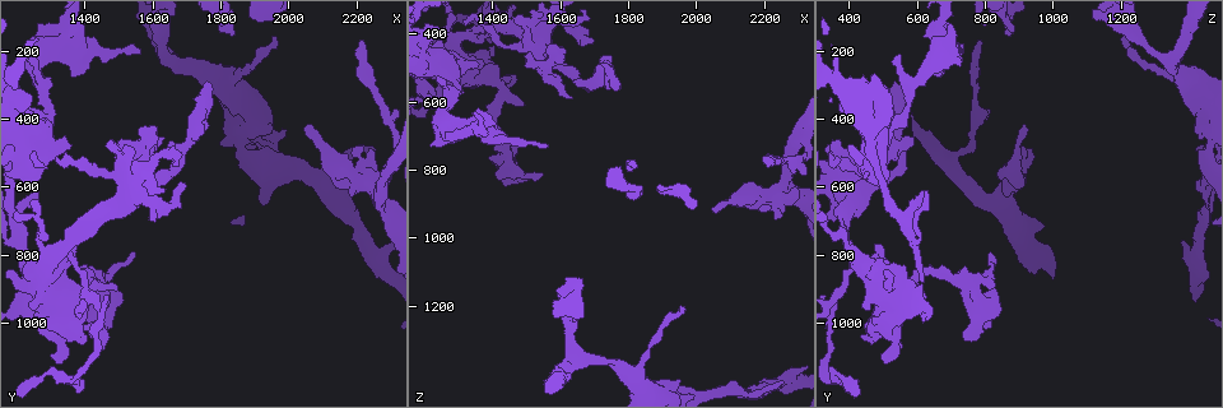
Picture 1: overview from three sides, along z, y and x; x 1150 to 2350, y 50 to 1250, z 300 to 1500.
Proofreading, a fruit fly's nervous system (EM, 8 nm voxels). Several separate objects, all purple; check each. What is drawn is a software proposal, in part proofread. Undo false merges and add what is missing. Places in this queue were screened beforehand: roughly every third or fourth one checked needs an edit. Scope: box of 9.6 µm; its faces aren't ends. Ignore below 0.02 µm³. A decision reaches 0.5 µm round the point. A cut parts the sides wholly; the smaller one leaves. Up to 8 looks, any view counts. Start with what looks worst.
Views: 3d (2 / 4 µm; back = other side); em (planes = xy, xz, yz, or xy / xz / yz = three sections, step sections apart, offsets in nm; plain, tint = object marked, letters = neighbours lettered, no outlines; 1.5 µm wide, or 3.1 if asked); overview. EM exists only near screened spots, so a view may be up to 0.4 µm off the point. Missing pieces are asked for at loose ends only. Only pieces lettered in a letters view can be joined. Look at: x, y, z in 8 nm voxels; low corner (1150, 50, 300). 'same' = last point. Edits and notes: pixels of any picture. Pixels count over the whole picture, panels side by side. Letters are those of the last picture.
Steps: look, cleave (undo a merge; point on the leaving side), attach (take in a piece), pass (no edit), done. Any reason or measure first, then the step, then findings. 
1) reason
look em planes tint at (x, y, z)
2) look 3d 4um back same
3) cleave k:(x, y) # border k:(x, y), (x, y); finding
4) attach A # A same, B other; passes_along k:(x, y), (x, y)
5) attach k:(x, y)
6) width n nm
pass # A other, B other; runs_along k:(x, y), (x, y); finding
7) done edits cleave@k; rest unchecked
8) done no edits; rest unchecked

branch stops here
look em xz step 4 letters at (2210, 180, 780)

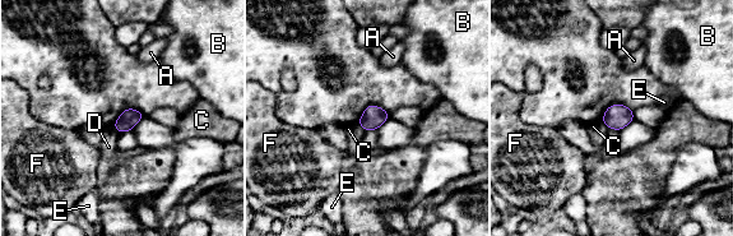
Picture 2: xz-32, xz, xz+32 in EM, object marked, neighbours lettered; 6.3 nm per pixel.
another direction
look em planes letters same

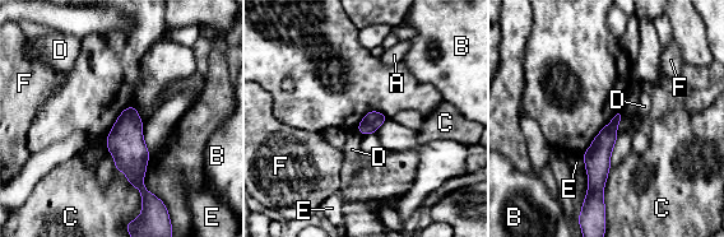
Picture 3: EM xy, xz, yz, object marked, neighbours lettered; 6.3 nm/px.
longest_contact C 300 nm
pass # A other, B other, C other, D other, E other, F other; border 3:(623, 114), (617, 128), (617, 135); none of them fits

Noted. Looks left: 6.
sudden change in width
look em planes tint at (2140, 500, 900)

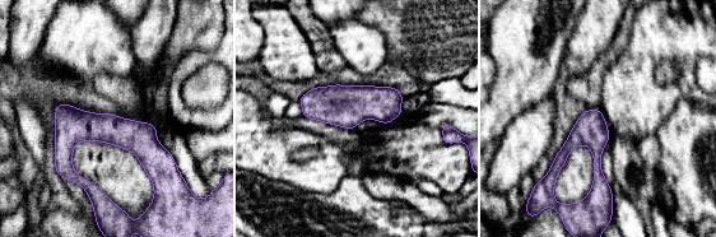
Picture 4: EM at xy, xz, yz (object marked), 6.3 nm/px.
what lies round it
look em planes letters same

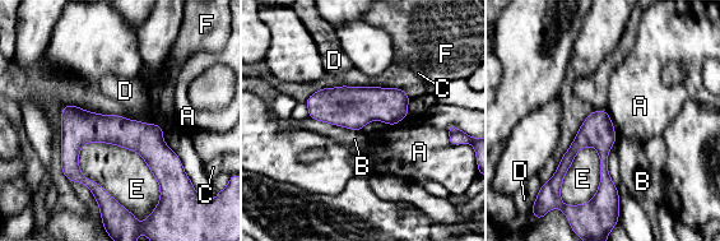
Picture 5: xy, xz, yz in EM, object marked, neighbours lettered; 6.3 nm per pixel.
width 190 nm
pass # A other, B other, C other, D other, E other, F other; border 5:(593, 110), (607, 111); one neuron here

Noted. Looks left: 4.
tapers out
look em planes letters at (1250, 210, 550)

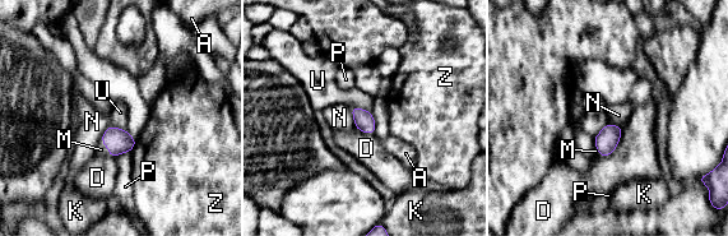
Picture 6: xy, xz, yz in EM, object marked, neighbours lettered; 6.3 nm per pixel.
attach 6:(101, 149) # A other, D other, K other, M same, N other, P other, U other, Z other; the neuron continues

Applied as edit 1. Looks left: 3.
done edits attach@6; rest unchecked

